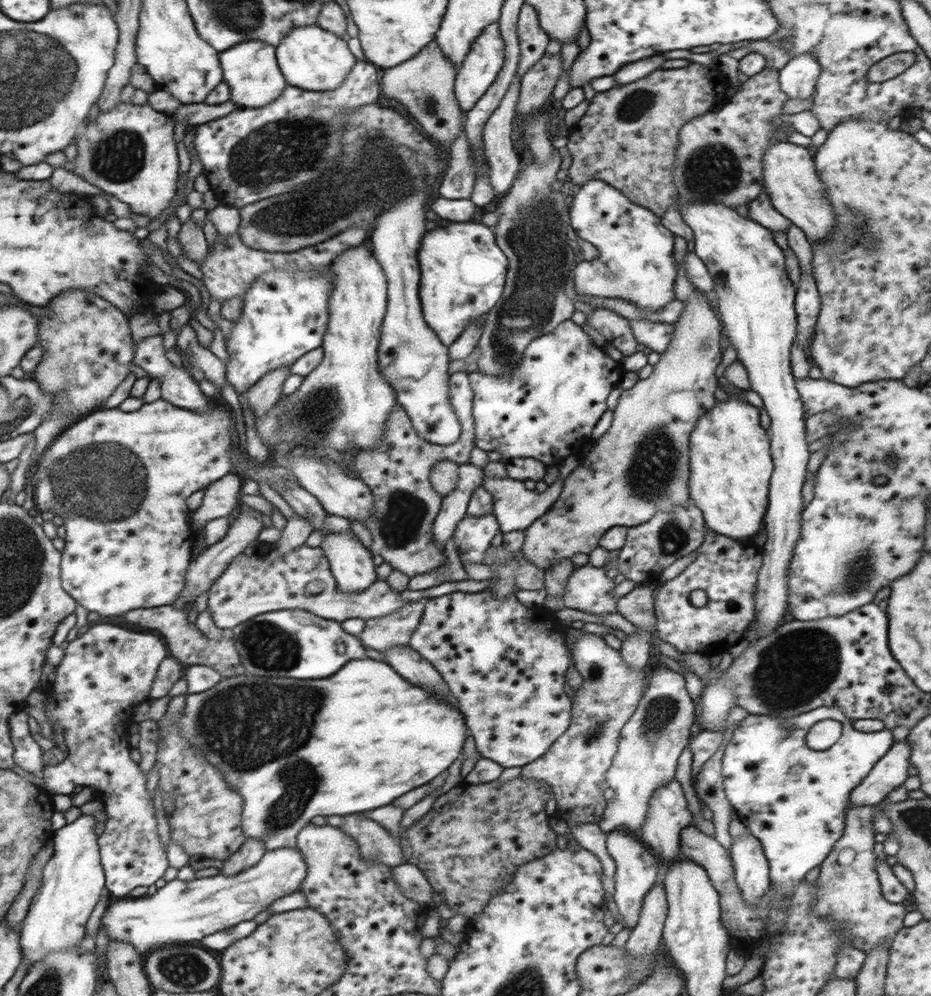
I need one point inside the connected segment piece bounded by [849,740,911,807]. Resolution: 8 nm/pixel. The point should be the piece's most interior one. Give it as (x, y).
(891, 771)

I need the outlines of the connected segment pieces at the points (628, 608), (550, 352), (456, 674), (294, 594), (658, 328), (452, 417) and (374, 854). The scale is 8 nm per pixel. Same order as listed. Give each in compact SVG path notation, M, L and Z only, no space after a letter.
M650 584L634 587L630 593L617 598L617 609L634 626L654 632L657 623L655 593Z
M572 319L562 321L552 332L535 338L526 347L518 368L510 377L502 379L477 371L468 375L474 391L472 414L475 446L489 453L500 451L508 460L514 457L535 457L551 468L552 458L565 459L571 453L578 453L574 445L582 438L590 437L596 422L608 410L606 400L610 392L618 386L624 374L622 363L606 355L580 325Z
M490 590L479 593L455 591L427 601L419 628L410 639L409 646L442 675L459 702L458 709L481 757L504 768L522 768L546 755L570 725L572 700L564 690L570 654L565 636L547 624L550 622L531 616L531 607L522 604L516 594L502 600Z
M278 542L257 543L255 547L245 549L213 583L208 593L208 612L212 612L214 624L227 631L256 615L279 610L303 608L323 619L341 623L349 618L388 616L406 606L400 597L400 589L390 580L377 580L370 588L358 594L340 592L322 547L303 545L282 554L278 552Z
M645 319L629 320L633 335L640 344L644 344L647 351L662 353L665 342L672 340L674 325L669 323L651 322Z
M420 189L412 191L410 195L400 199L384 213L380 213L372 229L372 253L382 266L387 279L387 310L380 328L380 346L378 346L378 364L382 378L386 378L394 391L398 404L407 412L417 432L424 441L432 444L449 445L459 439L461 433L460 421L450 403L450 357L448 347L442 343L438 335L426 324L423 318L423 309L419 298L419 283L421 278L418 252L422 238L428 233L426 230L426 200L428 194Z
M362 813L347 815L340 828L359 844L363 860L371 864L386 864L392 868L404 865L400 836L392 835L382 825L366 818Z

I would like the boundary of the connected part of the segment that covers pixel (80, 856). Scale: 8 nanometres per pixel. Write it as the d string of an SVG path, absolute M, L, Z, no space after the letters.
M82 814L57 830L53 856L45 865L41 885L19 927L27 971L41 963L50 952L78 947L86 934L86 922L102 898L105 870L100 866L94 819L92 815Z

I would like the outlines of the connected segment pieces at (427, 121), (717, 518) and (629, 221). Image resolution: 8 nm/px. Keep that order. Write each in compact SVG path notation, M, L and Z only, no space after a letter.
M433 41L407 62L386 67L380 84L380 92L399 100L424 128L424 132L430 139L437 139L442 146L450 148L452 140L458 138L464 129L464 112L458 106L455 96L456 75L456 66L442 54L438 44Z
M730 394L728 400L716 399L714 406L698 418L690 434L688 484L690 500L703 513L703 520L708 529L733 539L744 539L739 542L750 545L752 536L756 536L765 528L769 482L773 472L770 444L769 432L761 425L758 407L734 394Z
M588 180L586 184L579 186L574 194L572 205L569 206L569 217L571 226L578 236L591 242L599 251L599 256L594 260L583 260L574 265L571 275L574 276L574 288L577 293L624 300L646 314L661 311L675 299L674 283L678 272L673 255L674 234L651 210L634 204L617 188L603 180Z

